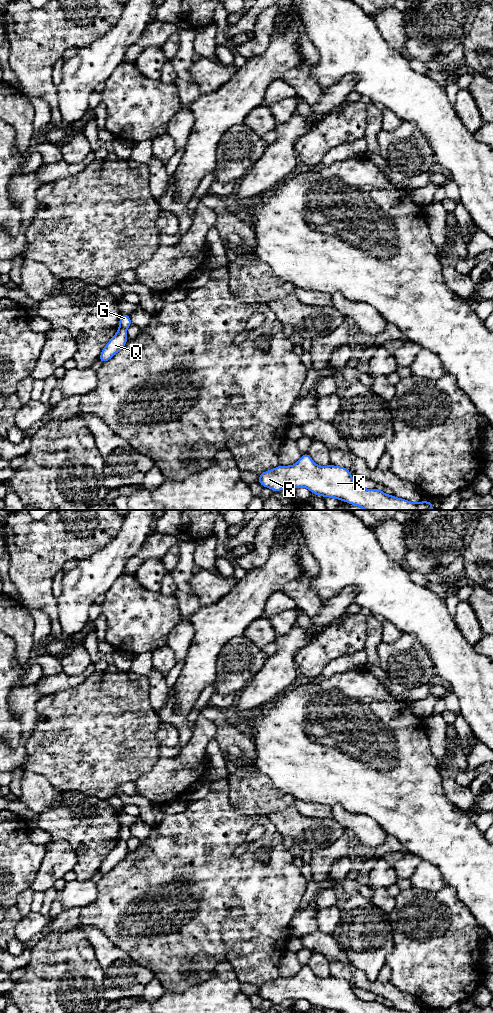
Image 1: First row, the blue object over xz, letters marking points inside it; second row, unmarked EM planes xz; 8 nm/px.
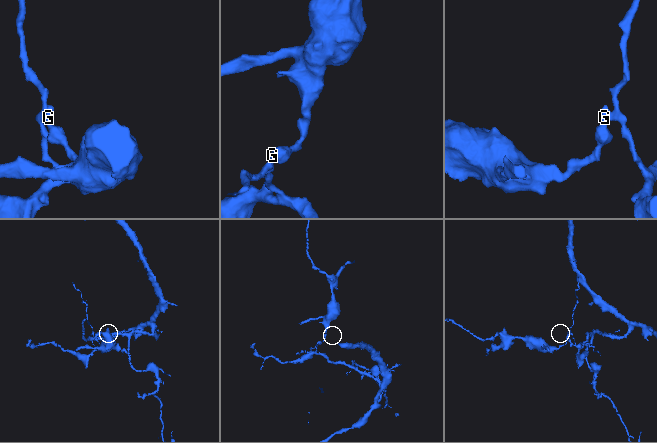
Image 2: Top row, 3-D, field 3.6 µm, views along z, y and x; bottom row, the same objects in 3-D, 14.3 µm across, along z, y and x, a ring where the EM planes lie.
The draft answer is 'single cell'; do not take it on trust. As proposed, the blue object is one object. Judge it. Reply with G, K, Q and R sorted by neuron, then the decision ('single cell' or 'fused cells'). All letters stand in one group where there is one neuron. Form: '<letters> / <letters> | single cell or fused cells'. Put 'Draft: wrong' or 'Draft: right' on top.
Draft: wrong
G / K Q R | fused cells

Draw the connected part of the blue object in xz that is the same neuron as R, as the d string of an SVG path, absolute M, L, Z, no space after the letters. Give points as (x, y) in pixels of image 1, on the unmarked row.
M303 965L294 977L279 977L260 985L258 995L276 1004L286 999L305 999L312 1006L340 1013L408 1013L387 1007L380 1000L362 1000L354 994L347 980L331 976L318 978L308 965Z

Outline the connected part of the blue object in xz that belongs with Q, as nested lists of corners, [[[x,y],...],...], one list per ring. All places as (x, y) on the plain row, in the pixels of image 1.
[[[119,840],[116,846],[109,852],[106,858],[103,860],[99,873],[104,875],[110,872],[117,864],[119,864],[128,853],[127,842]]]

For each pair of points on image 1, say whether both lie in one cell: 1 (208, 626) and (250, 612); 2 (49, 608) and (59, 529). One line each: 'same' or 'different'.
1: same
2: same

